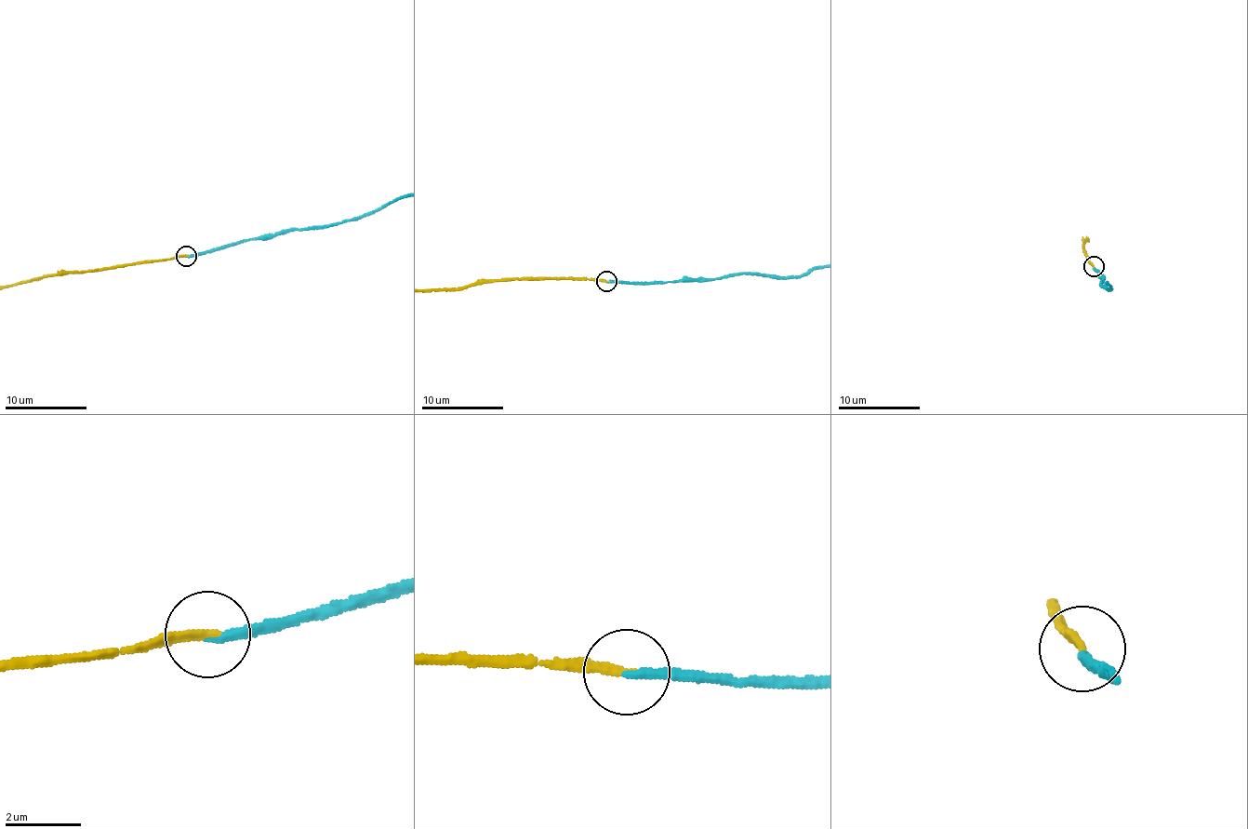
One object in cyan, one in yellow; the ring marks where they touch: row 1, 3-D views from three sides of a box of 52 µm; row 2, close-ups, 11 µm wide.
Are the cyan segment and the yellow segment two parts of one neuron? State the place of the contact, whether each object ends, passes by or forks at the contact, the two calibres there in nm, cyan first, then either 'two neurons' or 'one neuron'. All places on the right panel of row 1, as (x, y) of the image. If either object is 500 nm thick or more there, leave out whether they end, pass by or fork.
at (1094, 266); cyan ends there; yellow ends there; 240 nm thick on the cyan side, 220 nm on the other; one neuron

